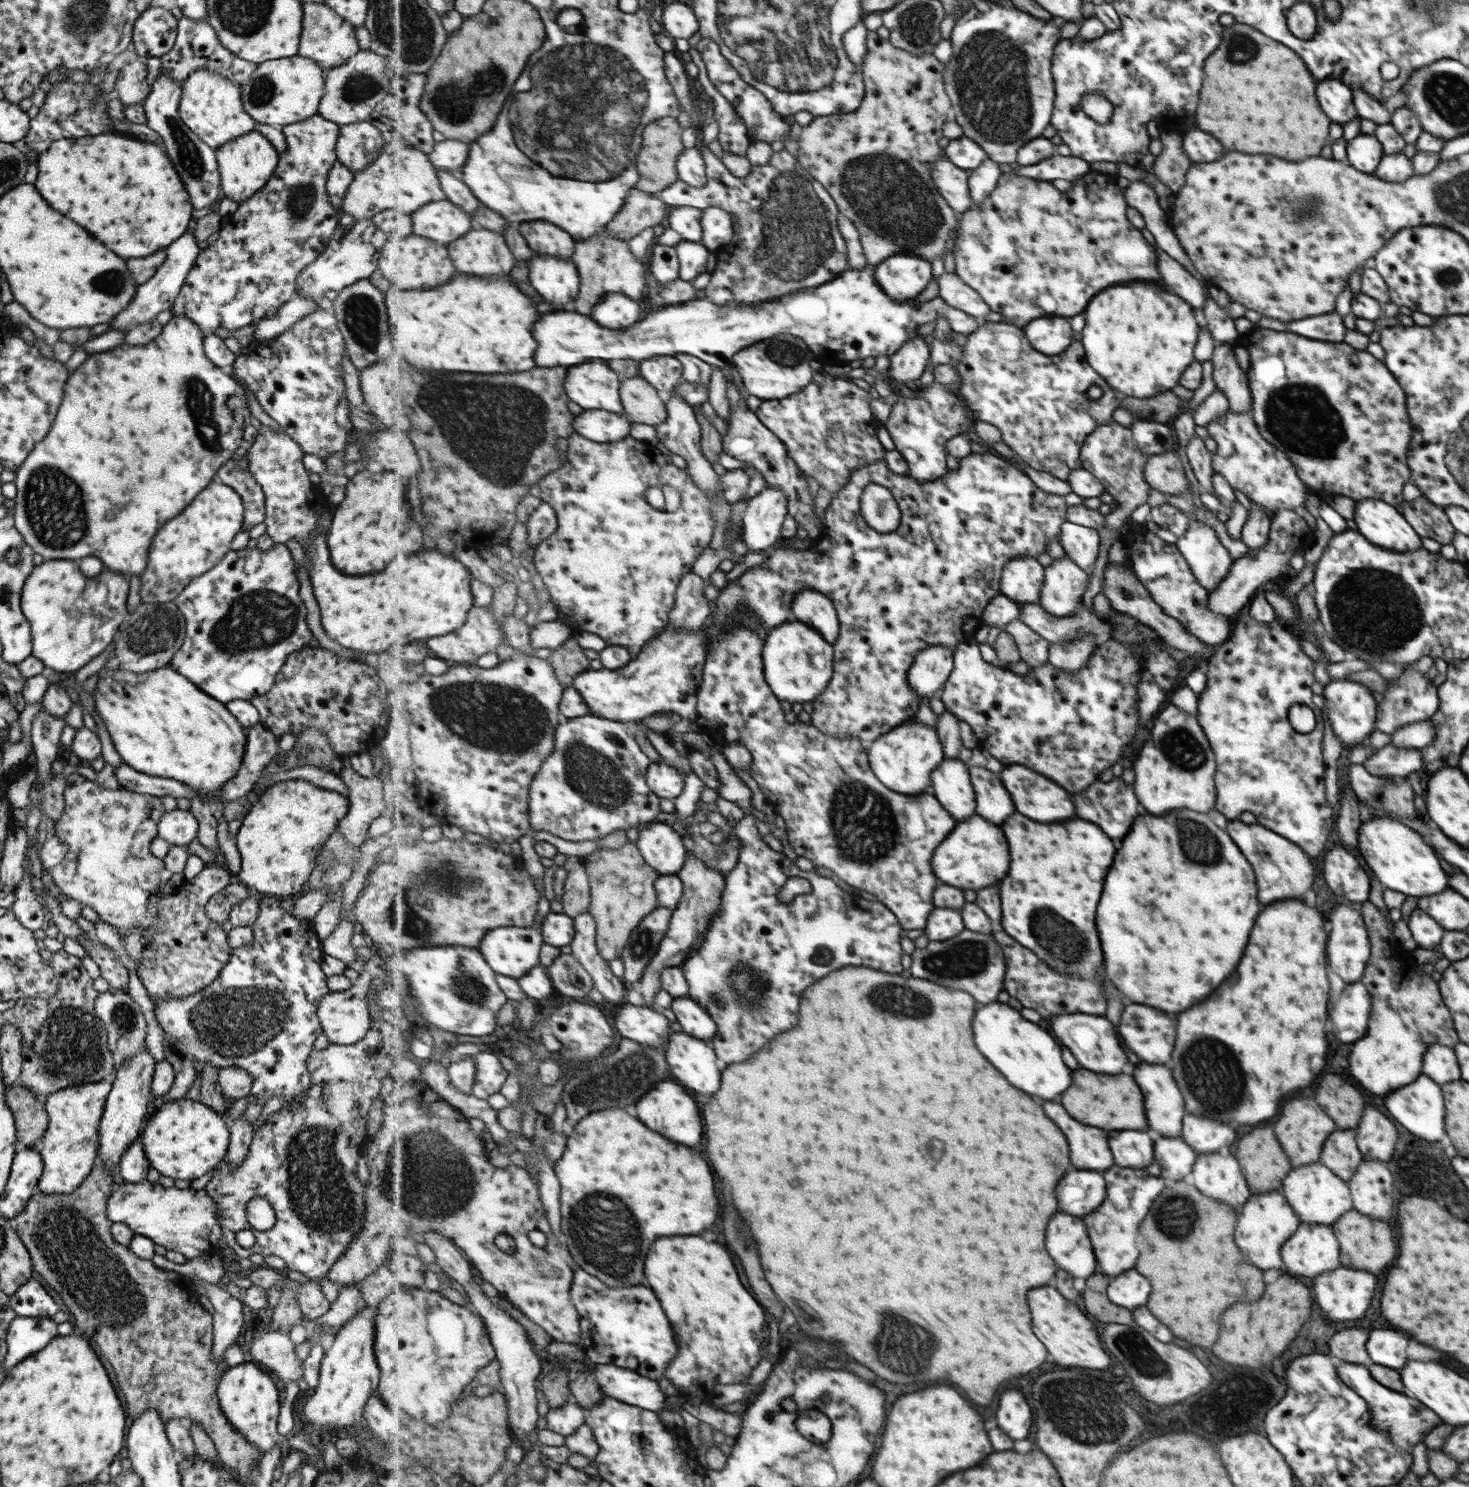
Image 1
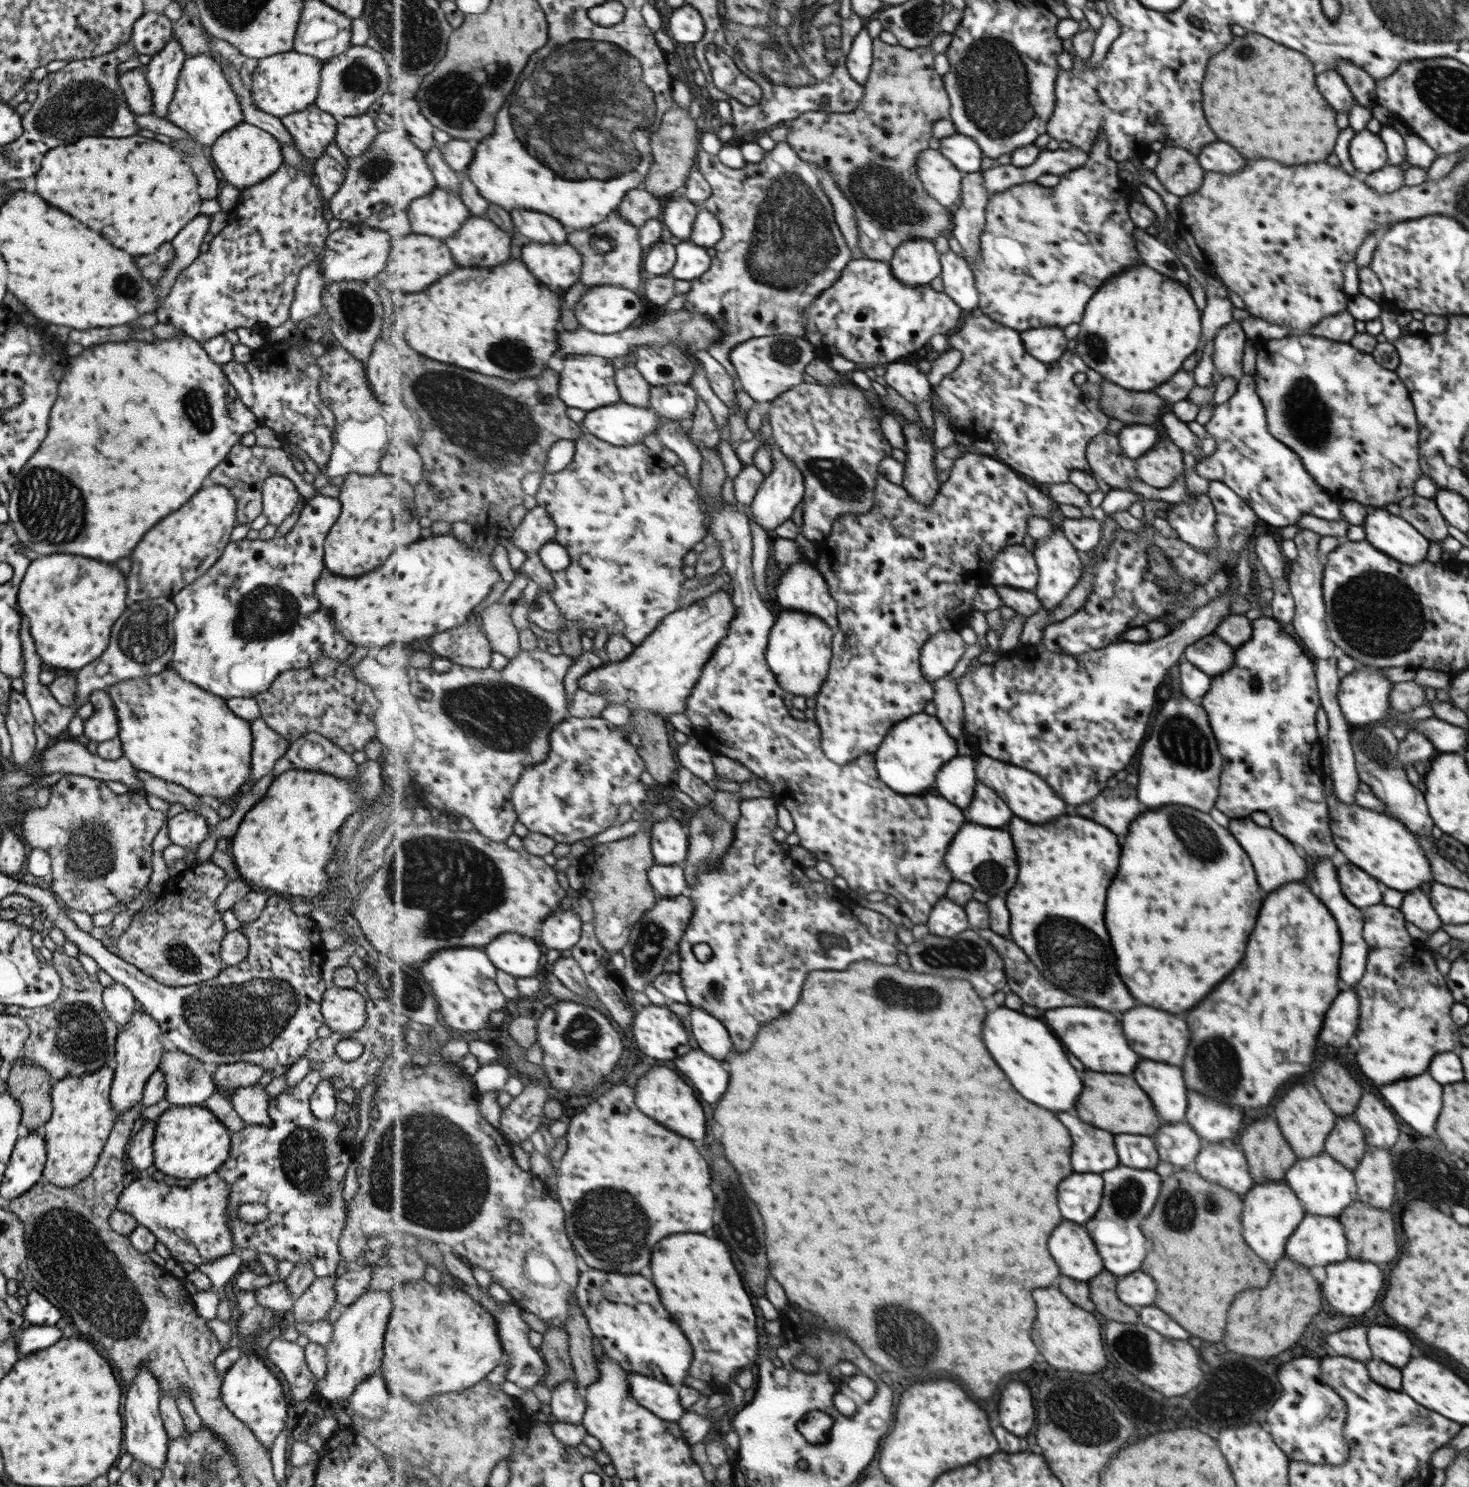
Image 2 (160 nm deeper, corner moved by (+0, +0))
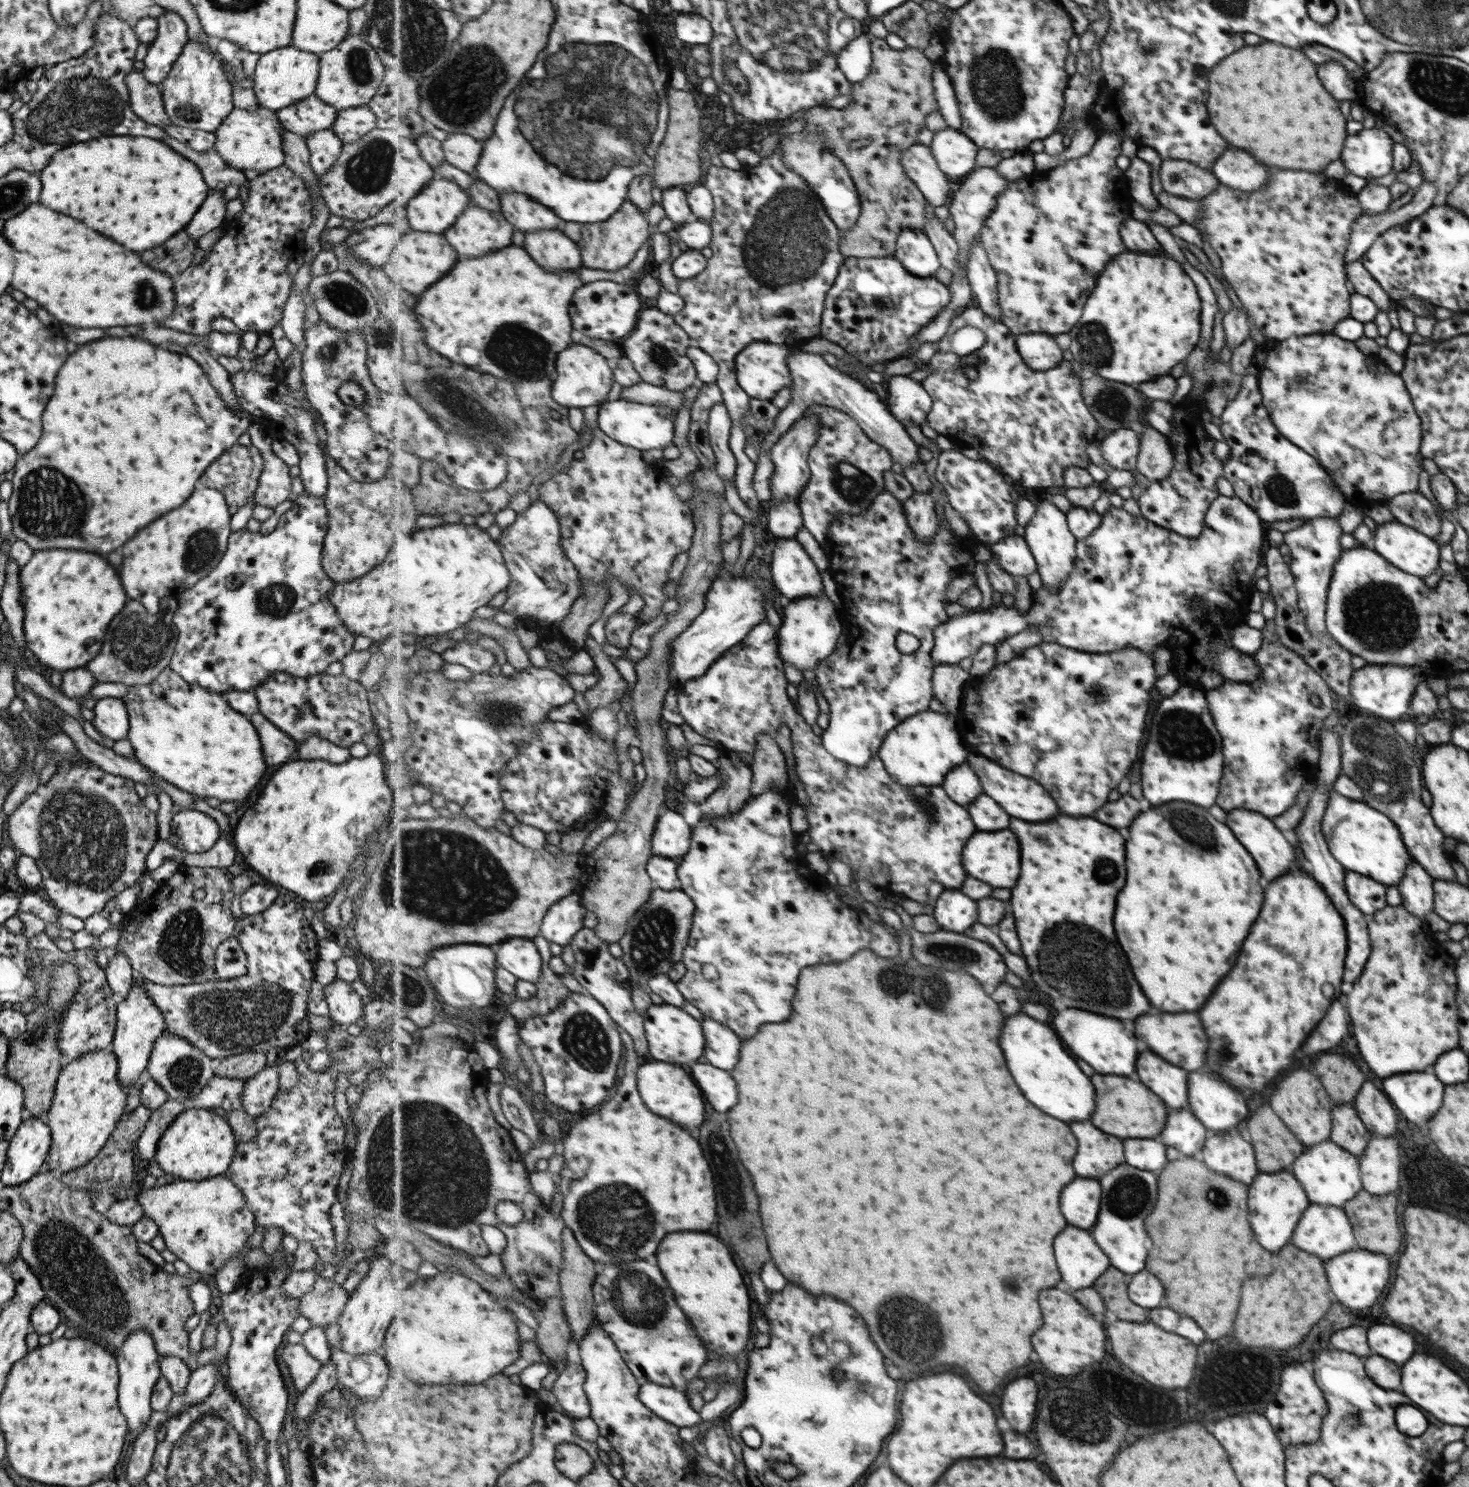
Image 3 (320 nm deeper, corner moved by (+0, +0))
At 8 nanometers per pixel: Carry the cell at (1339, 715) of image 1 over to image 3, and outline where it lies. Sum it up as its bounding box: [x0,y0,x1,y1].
[1351,664,1422,721]

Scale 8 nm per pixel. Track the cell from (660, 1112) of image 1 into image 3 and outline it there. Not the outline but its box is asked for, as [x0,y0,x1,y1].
[638,1062,705,1130]

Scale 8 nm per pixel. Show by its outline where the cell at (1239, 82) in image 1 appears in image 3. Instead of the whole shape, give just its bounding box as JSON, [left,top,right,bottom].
[1209,42,1345,172]

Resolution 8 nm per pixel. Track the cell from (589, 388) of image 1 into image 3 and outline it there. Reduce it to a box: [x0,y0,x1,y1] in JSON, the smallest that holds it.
[552,344,615,410]

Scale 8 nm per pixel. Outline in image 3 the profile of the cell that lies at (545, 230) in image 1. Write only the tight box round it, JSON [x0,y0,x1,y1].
[501,193,563,234]

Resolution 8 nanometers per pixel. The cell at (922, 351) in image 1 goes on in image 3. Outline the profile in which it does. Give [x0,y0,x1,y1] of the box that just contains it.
[885,375,934,427]

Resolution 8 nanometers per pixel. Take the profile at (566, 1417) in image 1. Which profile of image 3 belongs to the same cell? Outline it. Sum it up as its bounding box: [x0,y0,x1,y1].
[551,1362,591,1420]

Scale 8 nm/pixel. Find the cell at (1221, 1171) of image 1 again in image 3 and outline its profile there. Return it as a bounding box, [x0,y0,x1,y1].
[1197,1131,1259,1184]

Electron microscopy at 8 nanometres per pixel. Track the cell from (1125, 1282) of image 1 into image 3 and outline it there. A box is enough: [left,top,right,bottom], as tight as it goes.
[1129,1270,1163,1308]

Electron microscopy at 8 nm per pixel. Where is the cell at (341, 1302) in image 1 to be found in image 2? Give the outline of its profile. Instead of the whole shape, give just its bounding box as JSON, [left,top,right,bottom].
[333,1265,371,1307]

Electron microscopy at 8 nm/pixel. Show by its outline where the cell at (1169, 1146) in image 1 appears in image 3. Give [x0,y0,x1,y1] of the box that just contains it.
[1161,1110,1206,1156]

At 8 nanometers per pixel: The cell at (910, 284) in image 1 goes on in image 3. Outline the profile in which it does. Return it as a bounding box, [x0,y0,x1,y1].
[896,229,942,277]

